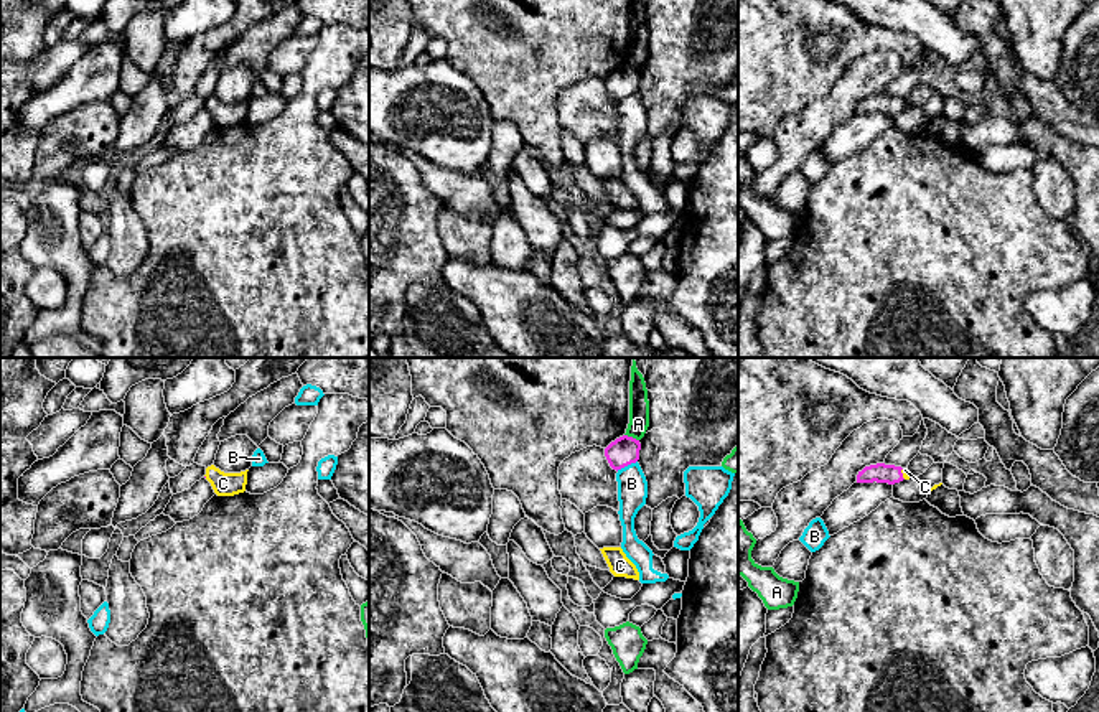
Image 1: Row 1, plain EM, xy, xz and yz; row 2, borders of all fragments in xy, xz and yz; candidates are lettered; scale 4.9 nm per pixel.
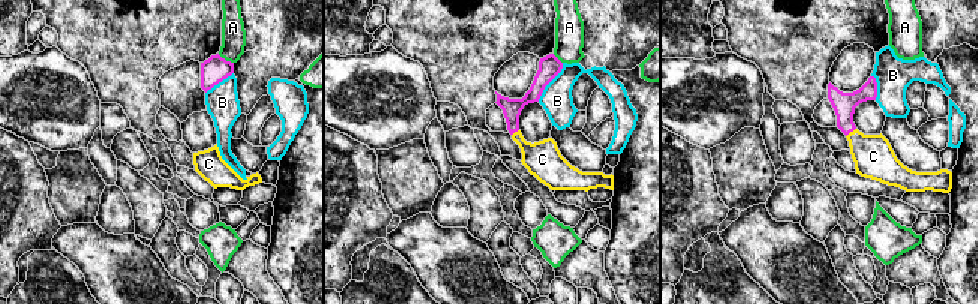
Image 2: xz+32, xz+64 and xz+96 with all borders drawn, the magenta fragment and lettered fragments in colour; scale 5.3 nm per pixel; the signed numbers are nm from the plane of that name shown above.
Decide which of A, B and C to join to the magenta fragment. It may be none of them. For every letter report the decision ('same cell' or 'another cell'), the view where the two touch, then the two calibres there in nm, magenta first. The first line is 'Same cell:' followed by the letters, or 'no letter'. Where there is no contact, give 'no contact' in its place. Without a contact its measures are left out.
Same cell: C
A: another cell; contact in xz; calibres 140 and 100 nm
B: another cell; contact in xz; calibres 140 and 140 nm
C: same cell; contact in yz; calibres 100 and 30 nm

